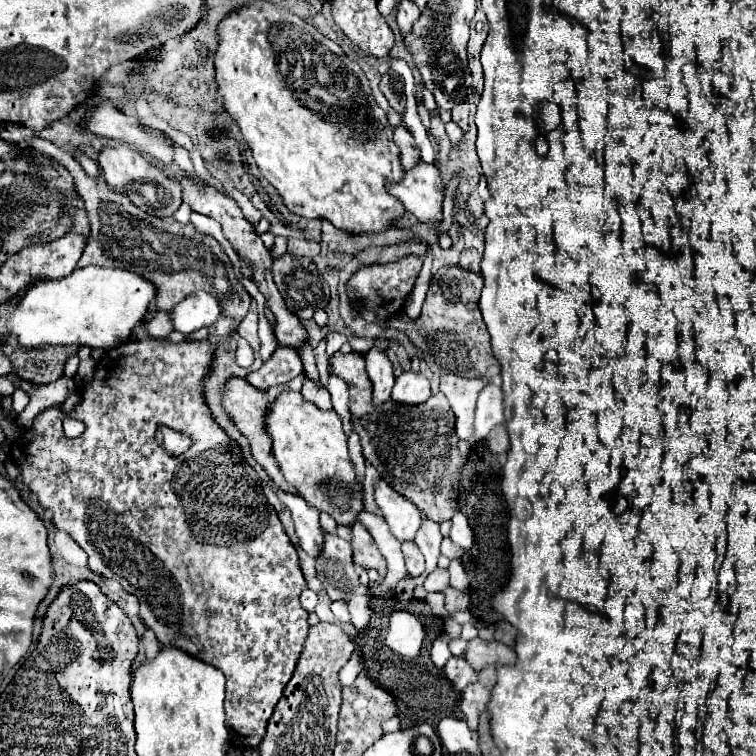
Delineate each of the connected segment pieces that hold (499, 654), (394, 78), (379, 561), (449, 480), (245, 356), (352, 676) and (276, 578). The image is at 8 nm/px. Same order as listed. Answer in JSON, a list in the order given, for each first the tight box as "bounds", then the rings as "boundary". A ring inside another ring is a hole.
[{"bounds":[464,638,516,670],"boundary":[[[474,638],[468,644],[468,652],[464,656],[474,670],[484,670],[486,666],[514,666],[516,664],[516,652],[510,646],[504,646],[500,642],[484,642],[480,638]]]},{"bounds":[380,70,406,114],"boundary":[[[390,70],[388,74],[382,76],[382,80],[380,80],[380,90],[382,90],[382,94],[386,96],[388,104],[390,104],[398,114],[402,114],[402,112],[404,112],[404,106],[406,106],[404,80],[402,80],[394,70]]]},{"bounds":[352,522,386,574],"boundary":[[[356,522],[352,528],[352,552],[354,552],[354,562],[358,566],[366,570],[374,568],[380,574],[386,574],[386,560],[378,552],[376,544],[372,544],[372,536],[366,530],[366,526],[362,526],[360,522]]]},{"bounds":[332,354,464,522],"boundary":[[[336,354],[332,358],[334,374],[346,380],[350,386],[350,412],[354,430],[362,440],[364,458],[378,470],[380,478],[386,480],[398,494],[418,506],[426,518],[434,522],[452,520],[454,512],[460,510],[454,502],[454,478],[460,472],[464,458],[458,452],[458,436],[454,430],[454,412],[444,394],[434,394],[428,402],[408,406],[386,402],[378,408],[372,406],[372,382],[364,368],[364,356]]]},{"bounds":[231,332,255,368],"boundary":[[[233,332],[231,335],[237,341],[237,363],[243,368],[249,368],[255,360],[252,348],[238,333]]]},{"bounds":[340,650,362,686],"boundary":[[[356,650],[352,654],[350,662],[340,670],[340,684],[342,686],[350,686],[356,680],[356,676],[360,674],[360,670],[362,670],[362,652]]]},{"bounds":[12,324,308,748],"boundary":[[[138,324],[132,332],[132,338],[124,342],[122,346],[116,346],[114,350],[106,350],[104,356],[96,362],[96,374],[94,378],[82,386],[82,400],[72,408],[70,418],[82,420],[86,424],[86,432],[80,438],[66,438],[62,430],[62,412],[58,406],[52,406],[44,412],[40,412],[32,426],[30,426],[30,440],[26,444],[12,444],[12,460],[20,468],[20,474],[24,478],[24,484],[38,496],[40,504],[44,508],[50,508],[54,512],[54,526],[58,530],[68,532],[76,544],[88,554],[88,566],[92,572],[114,578],[122,584],[122,588],[128,594],[134,594],[140,602],[140,618],[144,624],[156,634],[158,642],[166,648],[178,648],[206,664],[216,666],[226,676],[226,724],[230,728],[230,738],[234,740],[236,748],[256,748],[266,732],[266,724],[272,716],[274,706],[282,698],[284,686],[292,678],[292,672],[296,668],[296,662],[300,658],[300,652],[304,650],[304,640],[308,636],[308,614],[300,606],[300,594],[306,588],[304,574],[300,570],[298,554],[294,544],[290,542],[288,534],[284,532],[284,526],[278,520],[276,510],[268,504],[264,492],[260,490],[260,478],[256,470],[244,460],[242,450],[236,440],[232,440],[216,422],[206,406],[204,398],[204,386],[202,380],[210,372],[210,364],[216,352],[216,344],[210,340],[186,340],[180,344],[172,344],[166,338],[152,338],[148,336],[144,324]],[[160,426],[168,426],[172,430],[178,430],[192,438],[190,448],[182,456],[170,456],[154,438],[156,430]]]}]

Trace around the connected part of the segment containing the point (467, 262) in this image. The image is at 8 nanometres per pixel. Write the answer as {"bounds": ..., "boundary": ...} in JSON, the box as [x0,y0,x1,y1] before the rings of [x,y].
{"bounds":[460,250,482,274],"boundary":[[[464,250],[462,256],[460,256],[460,266],[478,274],[480,272],[480,260],[482,260],[480,252],[476,252],[476,250]]]}

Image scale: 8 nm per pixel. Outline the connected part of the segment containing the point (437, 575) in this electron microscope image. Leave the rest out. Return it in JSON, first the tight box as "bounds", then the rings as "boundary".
{"bounds":[424,568,448,592],"boundary":[[[436,568],[424,582],[426,592],[444,592],[448,588],[448,570]]]}

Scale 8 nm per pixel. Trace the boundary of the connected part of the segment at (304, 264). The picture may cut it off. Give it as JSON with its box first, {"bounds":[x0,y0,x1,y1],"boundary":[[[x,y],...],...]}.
{"bounds":[272,254,328,322],"boundary":[[[284,254],[282,258],[274,260],[272,274],[286,308],[298,314],[302,322],[310,320],[316,310],[324,310],[328,306],[328,284],[310,258]]]}

